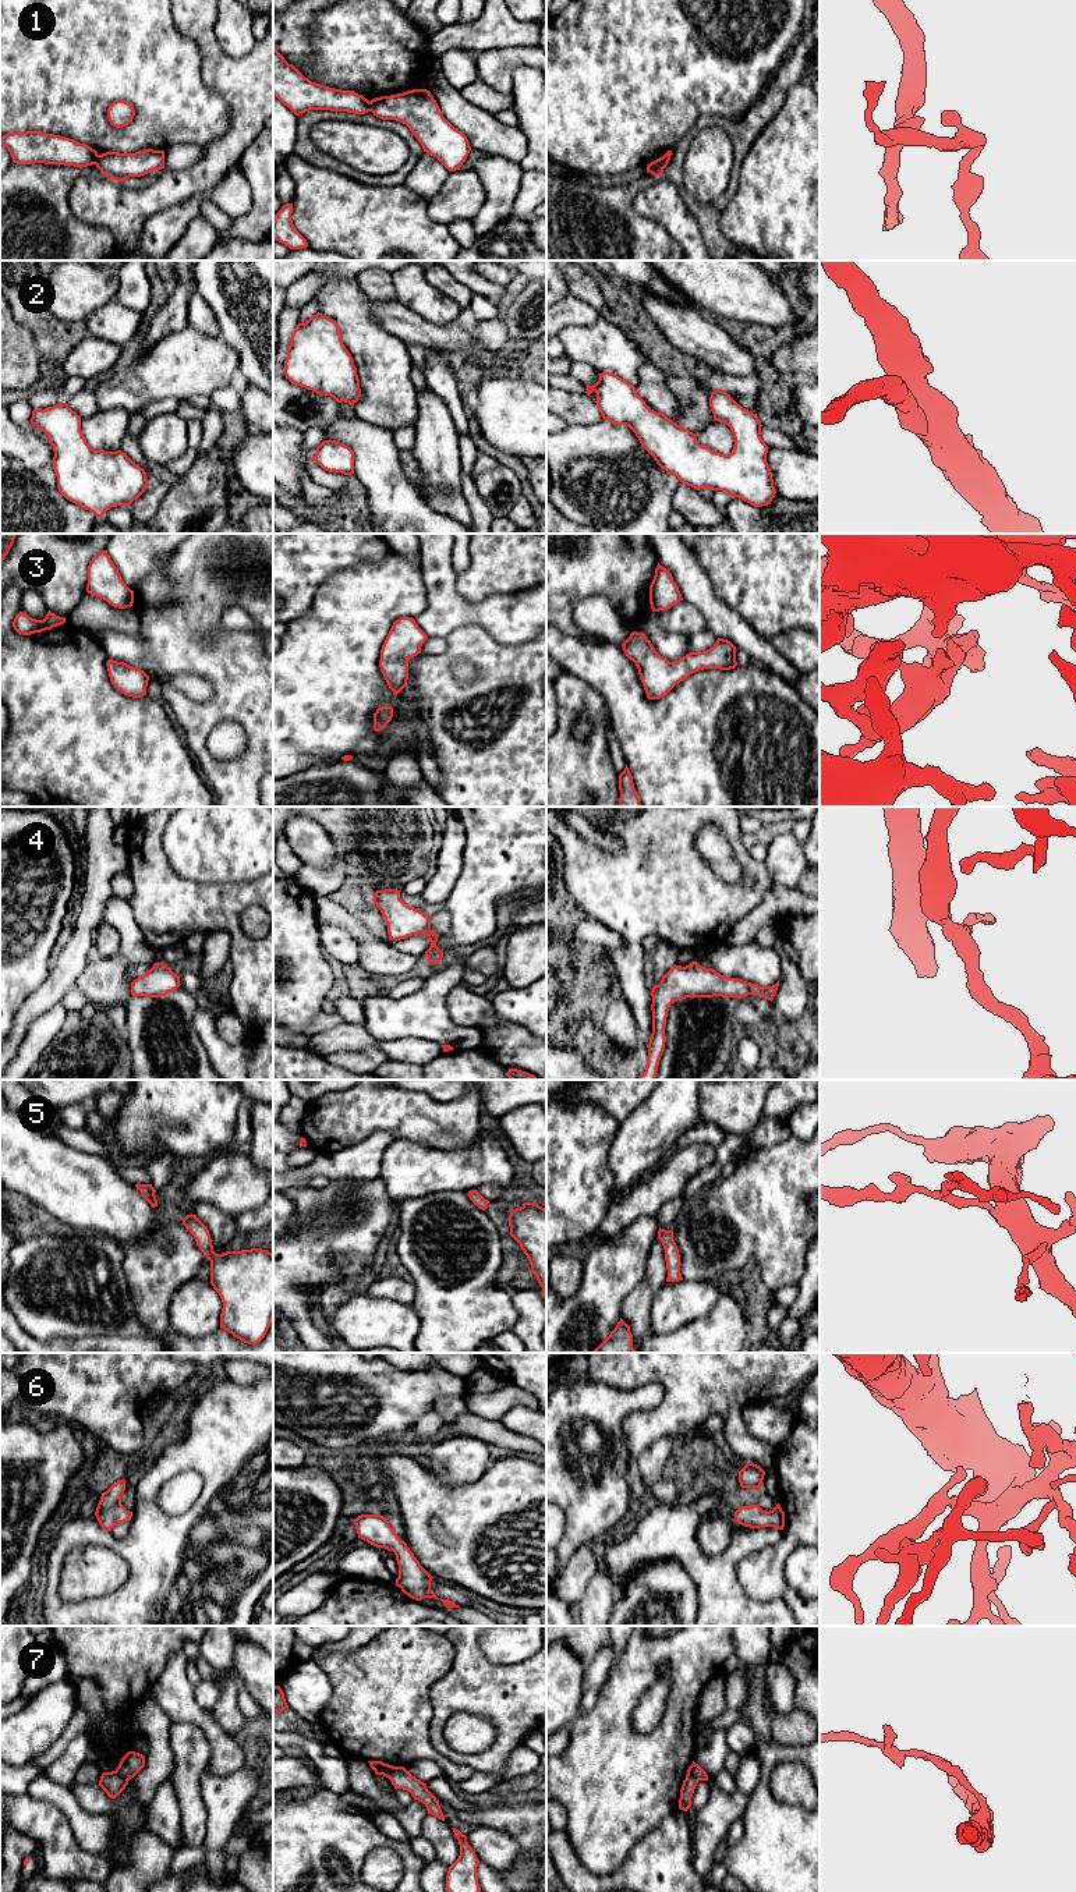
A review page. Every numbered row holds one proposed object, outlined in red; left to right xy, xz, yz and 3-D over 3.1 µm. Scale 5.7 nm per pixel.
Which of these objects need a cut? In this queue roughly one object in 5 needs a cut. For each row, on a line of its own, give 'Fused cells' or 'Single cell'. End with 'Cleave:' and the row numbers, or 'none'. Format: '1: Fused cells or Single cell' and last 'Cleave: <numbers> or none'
1: Fused cells
2: Single cell
3: Single cell
4: Single cell
5: Single cell
6: Single cell
7: Fused cells
Cleave: 1, 7

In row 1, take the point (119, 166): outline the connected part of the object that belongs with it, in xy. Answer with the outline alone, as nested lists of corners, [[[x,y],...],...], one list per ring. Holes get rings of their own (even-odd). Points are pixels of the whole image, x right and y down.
[[[164,150],[106,152],[98,156],[95,164],[105,177],[123,183],[130,177],[141,177],[164,169]]]

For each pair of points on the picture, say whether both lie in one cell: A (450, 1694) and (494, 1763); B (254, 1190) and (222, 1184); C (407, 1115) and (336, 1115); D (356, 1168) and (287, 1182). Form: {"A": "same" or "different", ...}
{"A": "same", "B": "same", "C": "same", "D": "same"}

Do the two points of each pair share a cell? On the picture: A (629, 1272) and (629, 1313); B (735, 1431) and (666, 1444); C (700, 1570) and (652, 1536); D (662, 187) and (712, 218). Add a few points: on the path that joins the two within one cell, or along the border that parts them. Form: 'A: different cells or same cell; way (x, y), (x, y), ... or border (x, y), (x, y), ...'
A: different cells; border (647, 1267), (643, 1279), (625, 1300), (620, 1317)
B: different cells; border (678, 1435), (662, 1435), (644, 1451)
C: same cell; way (689, 1558), (665, 1536)
D: different cells; border (672, 183), (686, 208), (694, 216), (698, 229)

